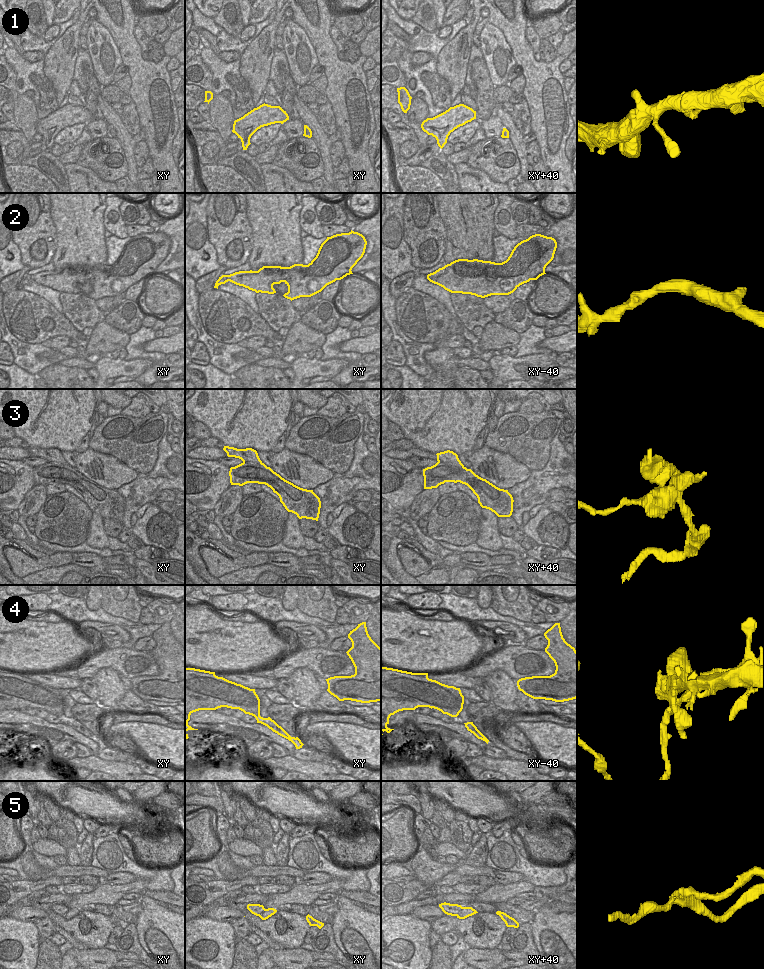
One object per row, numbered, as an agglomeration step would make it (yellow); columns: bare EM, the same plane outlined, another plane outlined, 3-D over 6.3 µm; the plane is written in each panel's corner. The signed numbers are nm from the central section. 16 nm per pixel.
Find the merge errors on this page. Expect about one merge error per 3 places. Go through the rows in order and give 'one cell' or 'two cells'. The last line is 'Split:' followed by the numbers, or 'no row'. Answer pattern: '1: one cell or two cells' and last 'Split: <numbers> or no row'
1: one cell
2: one cell
3: one cell
4: two cells
5: two cells
Split: 4, 5

